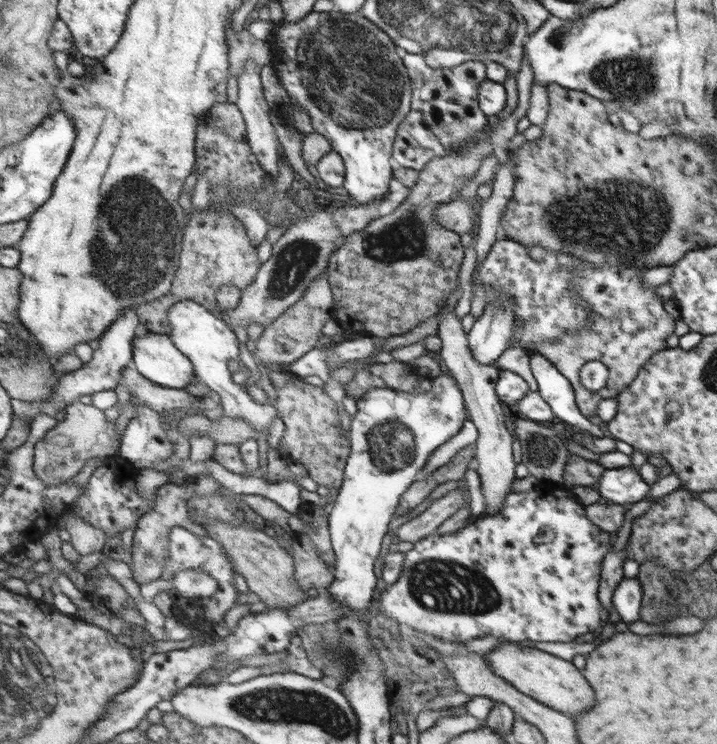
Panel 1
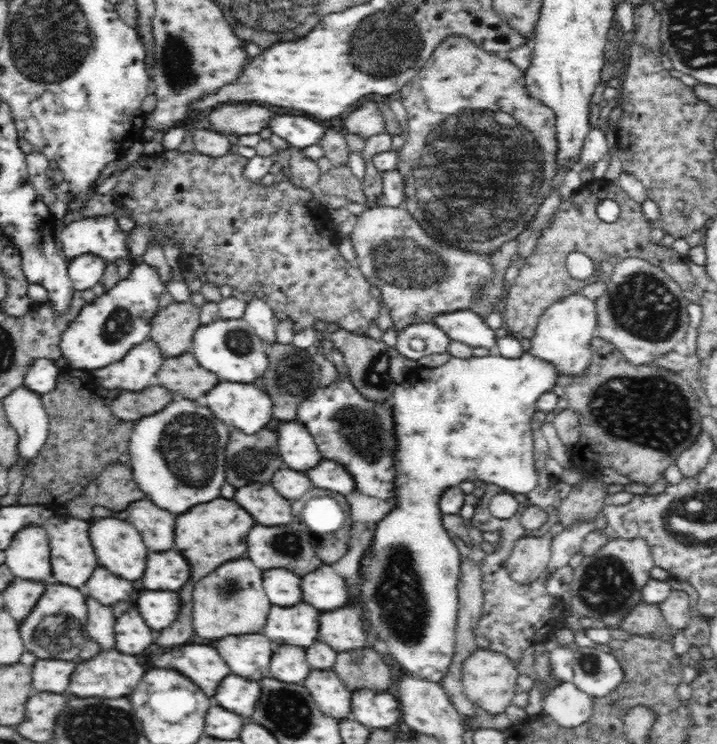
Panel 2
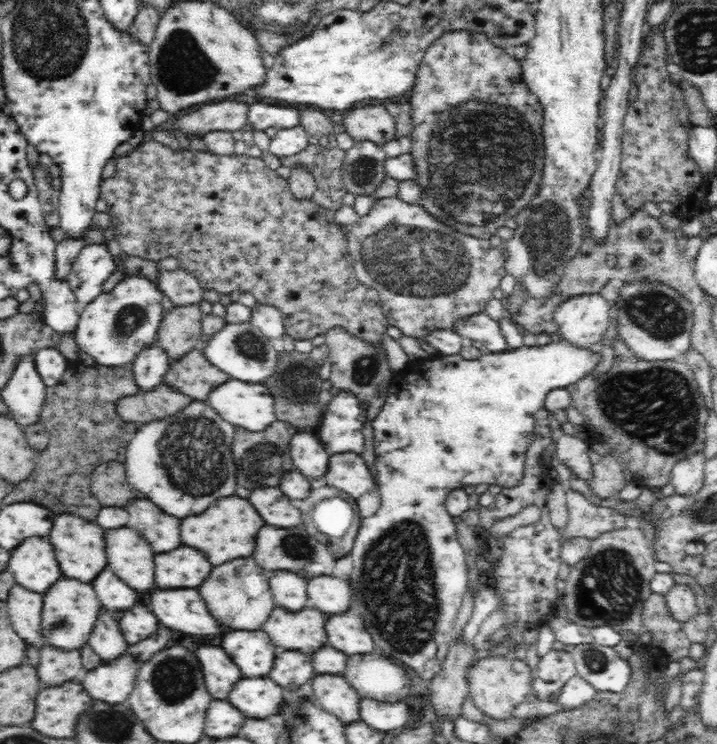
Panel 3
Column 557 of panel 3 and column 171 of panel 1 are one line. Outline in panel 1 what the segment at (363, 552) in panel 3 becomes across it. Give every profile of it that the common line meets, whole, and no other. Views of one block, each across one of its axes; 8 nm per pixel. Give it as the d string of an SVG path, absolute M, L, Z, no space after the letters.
M148 332L142 338L135 338L134 365L150 380L170 388L184 389L194 383L197 376L196 365L185 351L178 348L177 343L168 334Z

